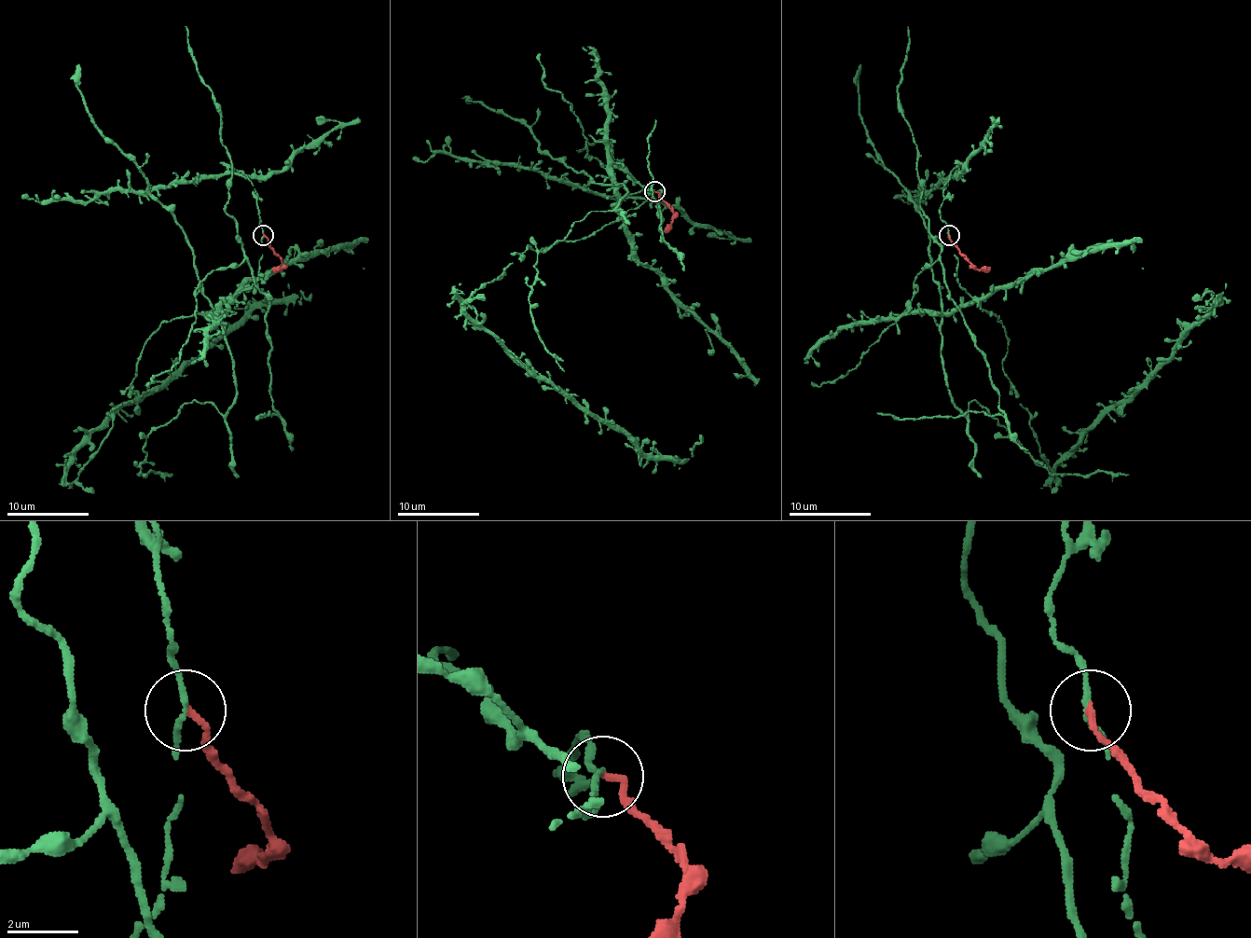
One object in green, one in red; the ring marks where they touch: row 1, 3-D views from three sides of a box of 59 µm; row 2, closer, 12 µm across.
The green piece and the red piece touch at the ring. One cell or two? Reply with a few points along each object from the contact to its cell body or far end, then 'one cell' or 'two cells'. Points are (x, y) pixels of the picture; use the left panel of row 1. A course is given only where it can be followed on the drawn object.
green via (264, 236), (241, 172), (146, 188), (226, 308), (161, 324), (66, 482), (124, 404), (254, 310), (311, 299) | red via (264, 236), (282, 262), (280, 268), (272, 270) | two cells

